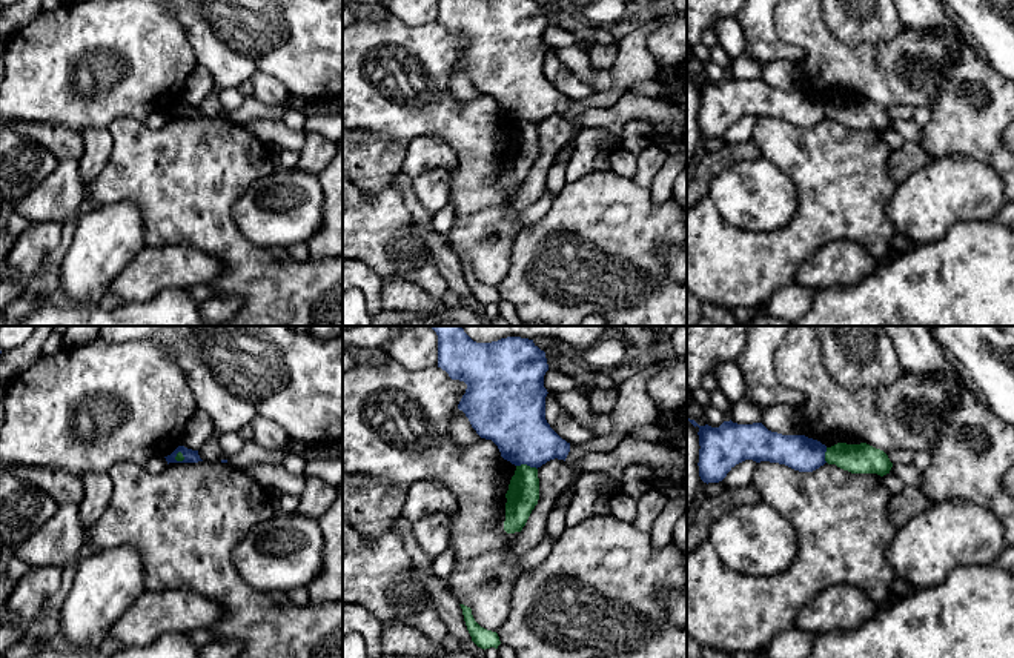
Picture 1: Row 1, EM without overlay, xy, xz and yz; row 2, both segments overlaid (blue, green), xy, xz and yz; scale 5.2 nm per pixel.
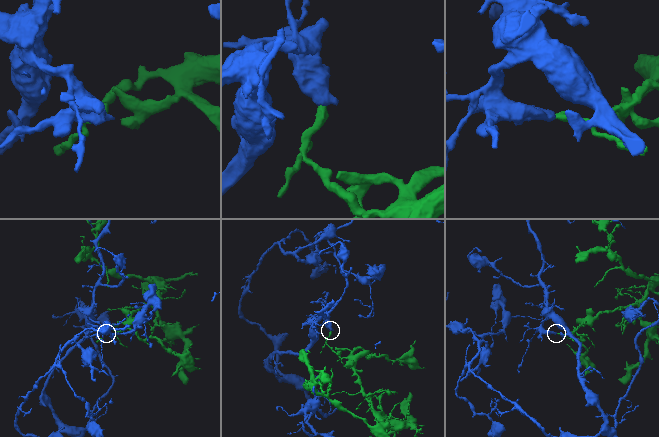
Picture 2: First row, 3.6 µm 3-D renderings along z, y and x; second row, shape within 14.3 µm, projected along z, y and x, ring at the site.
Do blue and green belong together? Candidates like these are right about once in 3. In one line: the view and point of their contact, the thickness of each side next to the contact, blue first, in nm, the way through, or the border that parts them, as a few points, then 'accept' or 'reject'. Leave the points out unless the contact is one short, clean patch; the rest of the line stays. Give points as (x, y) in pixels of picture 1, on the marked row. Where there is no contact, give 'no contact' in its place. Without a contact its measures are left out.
contact xz (527, 465); calibres 320 and 170 nm; border xz (516, 465), (529, 465), (536, 469); reject

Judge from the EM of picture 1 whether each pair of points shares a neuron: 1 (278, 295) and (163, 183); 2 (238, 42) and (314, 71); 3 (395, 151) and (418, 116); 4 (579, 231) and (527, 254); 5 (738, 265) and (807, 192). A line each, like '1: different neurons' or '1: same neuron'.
1: same neuron
2: same neuron
3: different neurons
4: same neuron
5: same neuron

